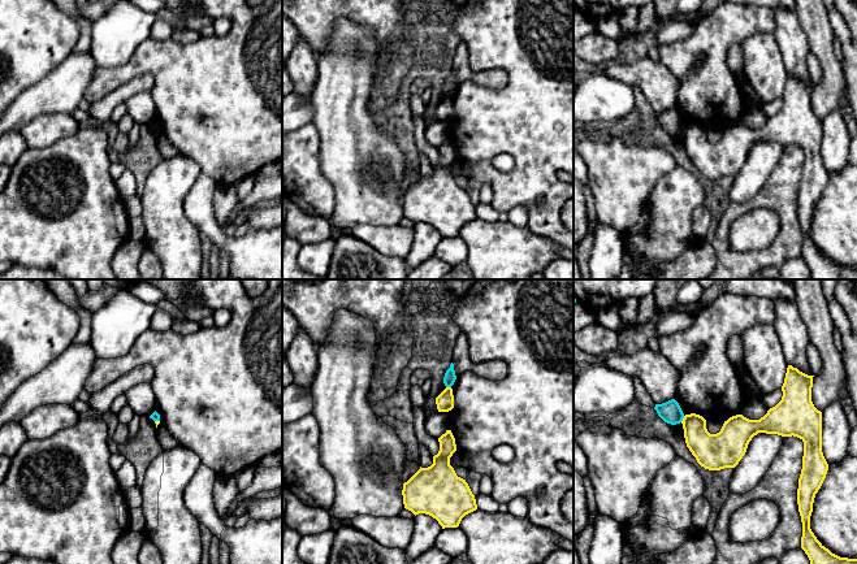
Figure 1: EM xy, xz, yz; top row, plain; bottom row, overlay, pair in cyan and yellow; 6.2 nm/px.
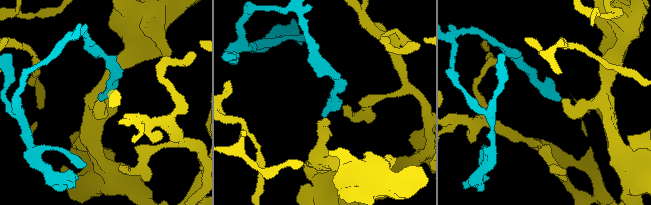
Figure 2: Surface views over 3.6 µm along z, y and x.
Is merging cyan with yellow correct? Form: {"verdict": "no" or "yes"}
{"verdict": "no"}

